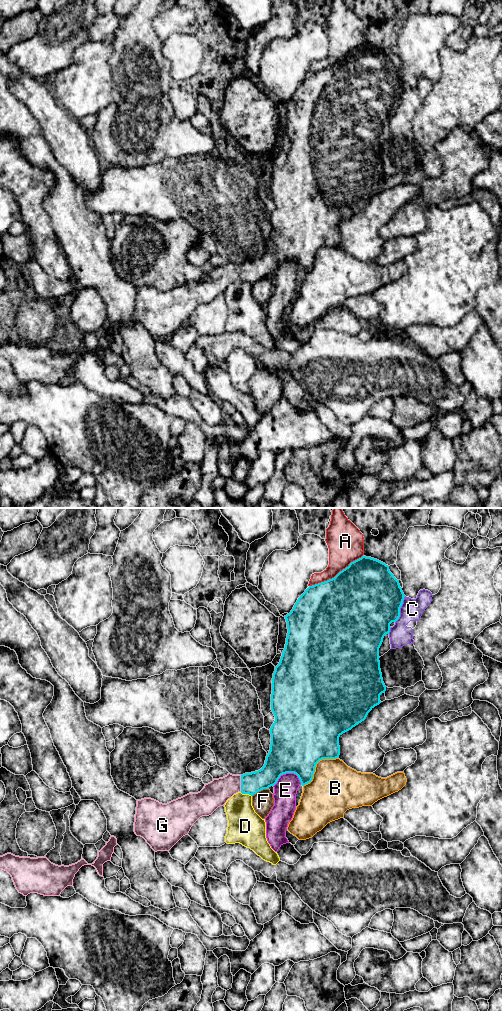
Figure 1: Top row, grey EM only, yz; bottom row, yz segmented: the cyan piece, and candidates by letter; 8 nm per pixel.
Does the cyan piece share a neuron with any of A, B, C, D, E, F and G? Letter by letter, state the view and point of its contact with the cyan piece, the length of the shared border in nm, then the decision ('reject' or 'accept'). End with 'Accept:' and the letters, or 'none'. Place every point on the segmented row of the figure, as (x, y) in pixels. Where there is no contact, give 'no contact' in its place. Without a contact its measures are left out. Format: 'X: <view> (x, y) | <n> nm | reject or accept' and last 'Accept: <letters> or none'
A: yz (336, 575) | 500 nm | reject
B: yz (315, 766) | 360 nm | reject
C: yz (399, 609) | 240 nm | reject
D: yz (246, 793) | 100 nm | reject
E: yz (286, 772) | 240 nm | reject
F: yz (259, 790) | 140 nm | reject
G: yz (241, 783) | 140 nm | accept
Accept: G

